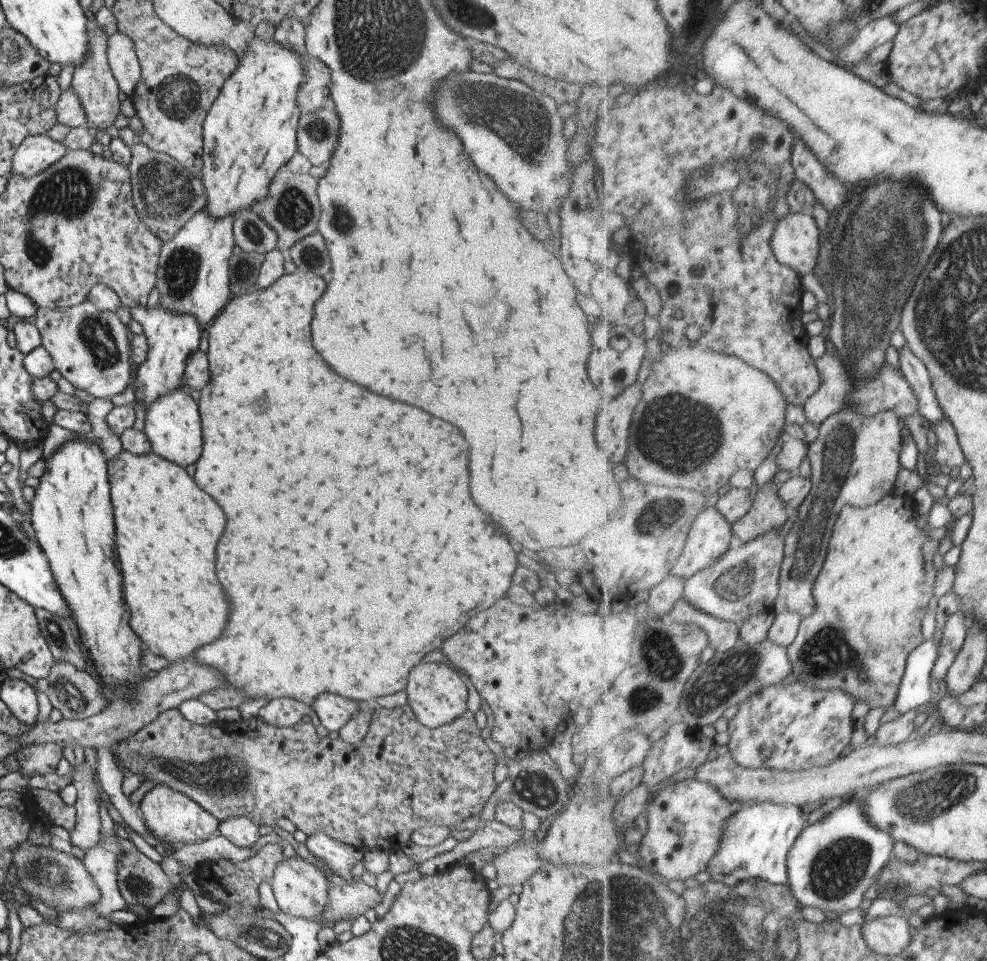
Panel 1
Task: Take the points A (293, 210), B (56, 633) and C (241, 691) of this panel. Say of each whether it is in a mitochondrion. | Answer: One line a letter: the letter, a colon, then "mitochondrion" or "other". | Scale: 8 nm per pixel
A: mitochondrion
B: mitochondrion
C: other

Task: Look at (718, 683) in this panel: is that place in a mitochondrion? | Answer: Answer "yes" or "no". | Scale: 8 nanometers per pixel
yes

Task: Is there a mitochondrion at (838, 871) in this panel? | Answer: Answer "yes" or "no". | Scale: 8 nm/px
yes

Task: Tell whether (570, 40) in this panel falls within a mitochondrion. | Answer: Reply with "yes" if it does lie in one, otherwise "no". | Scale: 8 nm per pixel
no

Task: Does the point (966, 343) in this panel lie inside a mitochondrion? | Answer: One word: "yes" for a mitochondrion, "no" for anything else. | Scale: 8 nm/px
yes

